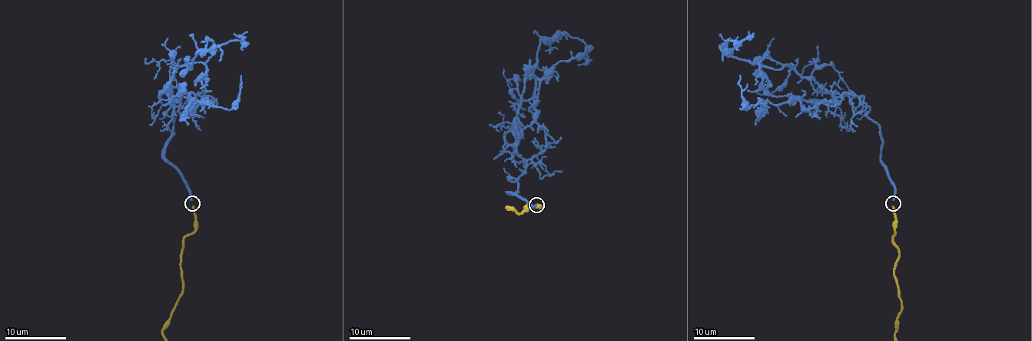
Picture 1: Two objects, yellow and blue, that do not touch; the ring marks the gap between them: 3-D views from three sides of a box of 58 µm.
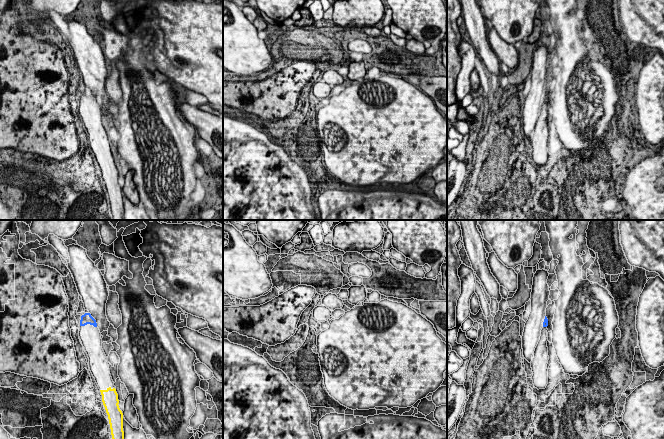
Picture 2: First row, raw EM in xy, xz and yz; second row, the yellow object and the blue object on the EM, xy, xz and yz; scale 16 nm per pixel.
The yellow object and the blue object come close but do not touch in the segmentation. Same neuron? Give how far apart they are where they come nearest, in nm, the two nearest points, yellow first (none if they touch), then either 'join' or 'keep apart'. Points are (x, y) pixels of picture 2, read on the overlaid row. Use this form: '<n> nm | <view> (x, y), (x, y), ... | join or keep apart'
1000 nm | xy (109, 387), (96, 326) | join

